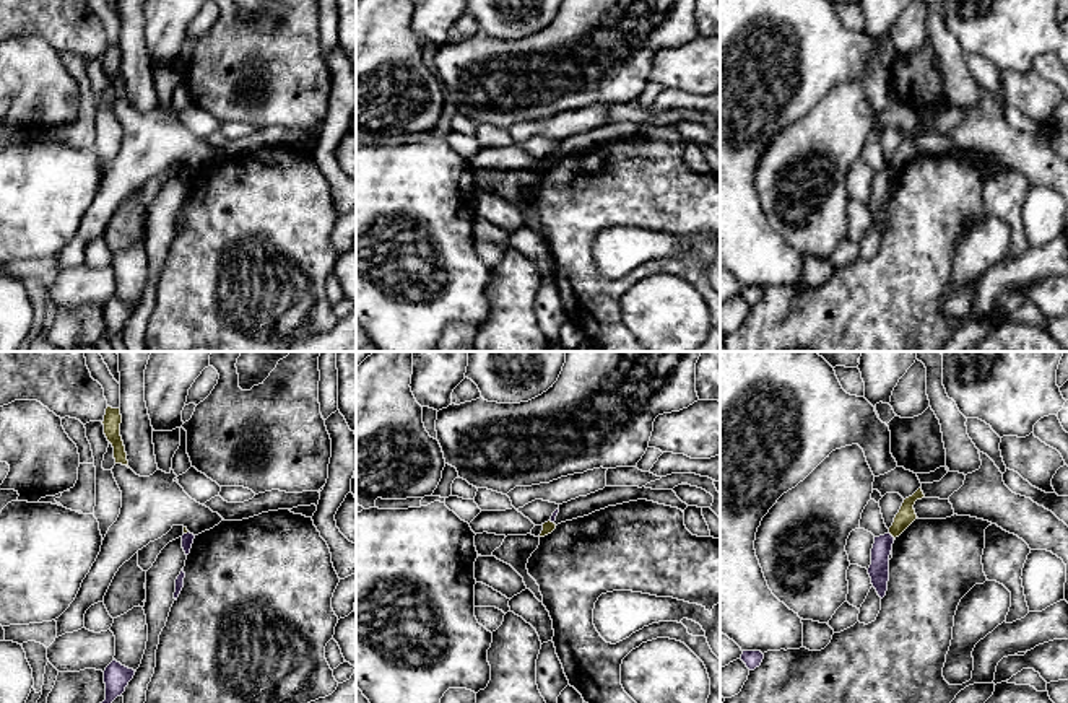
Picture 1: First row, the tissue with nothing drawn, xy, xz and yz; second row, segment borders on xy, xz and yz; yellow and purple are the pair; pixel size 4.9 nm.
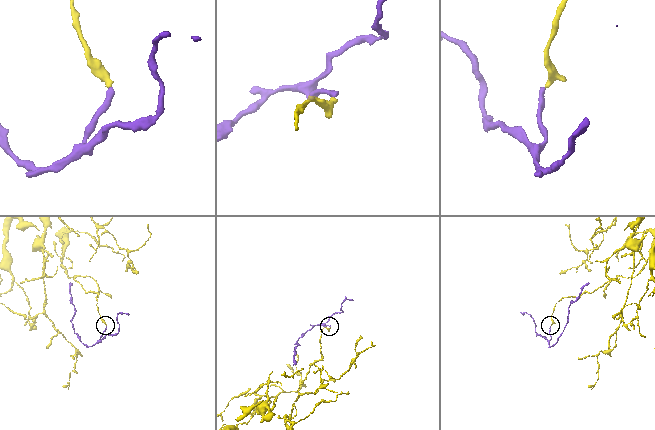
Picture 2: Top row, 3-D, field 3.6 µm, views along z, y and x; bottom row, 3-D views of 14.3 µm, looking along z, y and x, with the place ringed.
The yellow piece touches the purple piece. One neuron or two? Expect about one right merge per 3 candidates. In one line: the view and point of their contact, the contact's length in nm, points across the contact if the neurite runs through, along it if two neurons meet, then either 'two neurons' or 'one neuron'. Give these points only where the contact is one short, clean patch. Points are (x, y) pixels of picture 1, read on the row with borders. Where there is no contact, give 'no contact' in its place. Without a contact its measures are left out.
meets yellow in yz at (891, 534); contact 50 nm long; border along yz (888, 532), (894, 537); two neurons

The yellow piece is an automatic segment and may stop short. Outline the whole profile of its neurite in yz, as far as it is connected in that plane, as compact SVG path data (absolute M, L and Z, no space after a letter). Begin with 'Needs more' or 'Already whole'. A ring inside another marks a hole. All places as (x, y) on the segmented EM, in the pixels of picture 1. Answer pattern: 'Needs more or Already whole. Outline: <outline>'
Already whole. Outline: M918 488L912 496L905 498L899 513L894 517L892 526L889 527L889 534L896 539L899 537L915 519L914 504L917 500L925 498L922 488Z

